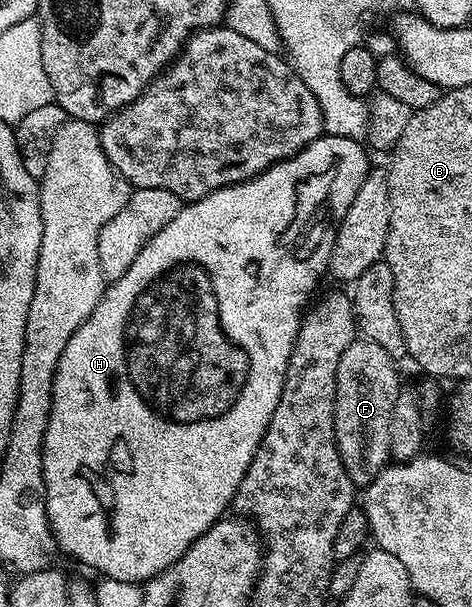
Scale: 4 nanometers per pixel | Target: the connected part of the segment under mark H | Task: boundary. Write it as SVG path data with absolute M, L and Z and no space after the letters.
M323 135L308 143L308 147L296 155L276 163L252 179L212 191L199 201L183 204L176 219L144 243L132 267L103 289L96 311L92 311L72 339L68 339L68 347L64 347L64 355L60 355L52 387L52 411L48 431L44 435L42 466L46 514L61 552L63 549L68 556L95 569L102 577L124 583L145 583L172 567L172 563L176 563L176 559L180 559L180 555L184 555L184 551L188 551L188 547L192 547L192 543L196 543L208 527L222 520L231 508L240 479L244 479L264 439L264 431L272 419L272 411L276 411L276 403L280 403L288 359L292 355L298 329L302 326L304 310L311 300L310 292L317 287L322 276L327 276L338 225L372 168L372 162L366 158L362 147L362 141Z

